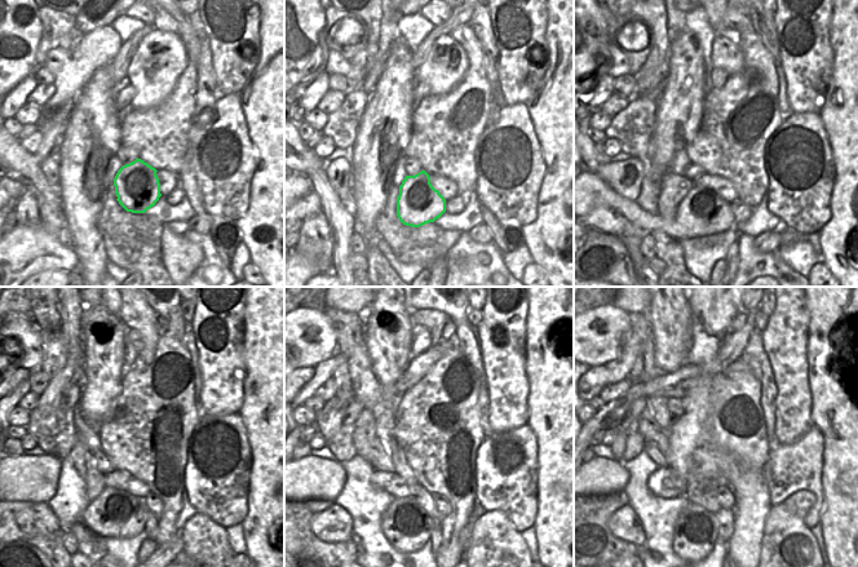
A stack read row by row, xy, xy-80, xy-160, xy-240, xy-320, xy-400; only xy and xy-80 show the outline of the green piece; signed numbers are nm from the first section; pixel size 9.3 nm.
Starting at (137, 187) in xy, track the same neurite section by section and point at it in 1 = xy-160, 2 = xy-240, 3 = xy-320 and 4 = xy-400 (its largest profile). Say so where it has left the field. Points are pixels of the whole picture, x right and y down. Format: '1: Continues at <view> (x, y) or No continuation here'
1: Continues at xy-160 (702, 212)
2: Continues at xy-240 (114, 513)
3: Continues at xy-320 (407, 527)
4: Continues at xy-400 (695, 532).

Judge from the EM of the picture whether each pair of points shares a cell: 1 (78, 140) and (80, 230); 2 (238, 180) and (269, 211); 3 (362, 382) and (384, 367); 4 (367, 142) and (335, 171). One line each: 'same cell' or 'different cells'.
1: same cell
2: different cells
3: different cells
4: different cells

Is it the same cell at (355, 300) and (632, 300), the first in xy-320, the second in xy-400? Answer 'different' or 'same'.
same

